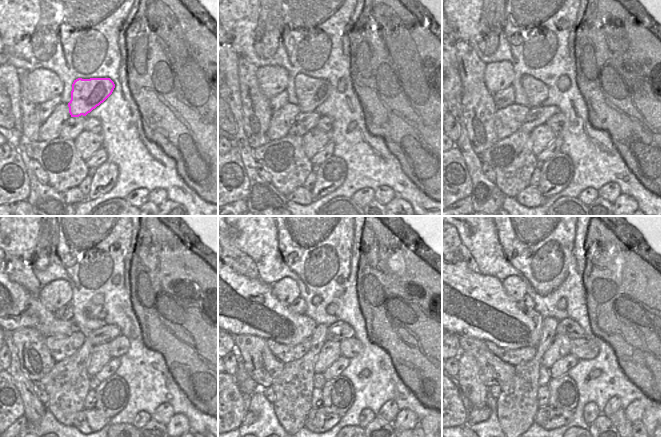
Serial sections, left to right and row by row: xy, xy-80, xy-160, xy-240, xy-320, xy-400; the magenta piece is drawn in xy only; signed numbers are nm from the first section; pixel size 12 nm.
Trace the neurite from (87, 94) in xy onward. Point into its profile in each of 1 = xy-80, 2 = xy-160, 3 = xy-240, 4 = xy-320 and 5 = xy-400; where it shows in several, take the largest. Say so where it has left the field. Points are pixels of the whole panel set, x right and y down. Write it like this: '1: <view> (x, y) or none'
1: xy-80 (310, 92)
2: xy-160 (537, 92)
3: xy-240 (103, 312)
4: xy-320 (331, 309)
5: xy-400 (562, 303)

